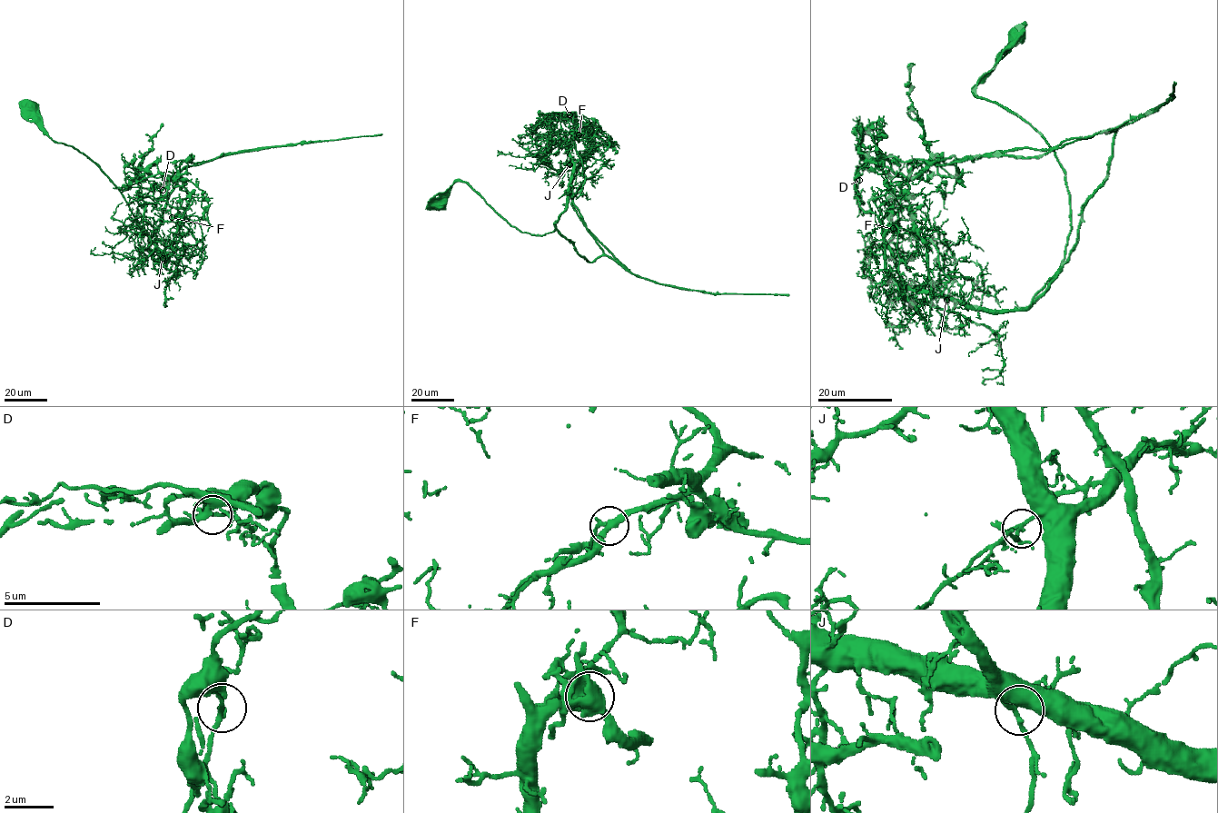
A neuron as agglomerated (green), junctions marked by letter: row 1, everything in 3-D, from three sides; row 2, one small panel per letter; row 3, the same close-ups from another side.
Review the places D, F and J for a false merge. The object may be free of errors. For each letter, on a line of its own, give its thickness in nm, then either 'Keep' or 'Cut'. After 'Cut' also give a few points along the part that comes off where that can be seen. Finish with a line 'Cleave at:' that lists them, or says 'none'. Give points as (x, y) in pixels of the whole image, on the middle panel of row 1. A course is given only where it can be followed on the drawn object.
D: Thickness 130 nm. Cut. Course of the part to remove: (569, 115), (577, 115), (590, 152), (569, 185), (573, 209), (632, 272), (705, 292), (788, 295)
F: Thickness 280 nm. Keep
J: Thickness 160 nm. Keep
Cleave at: D

